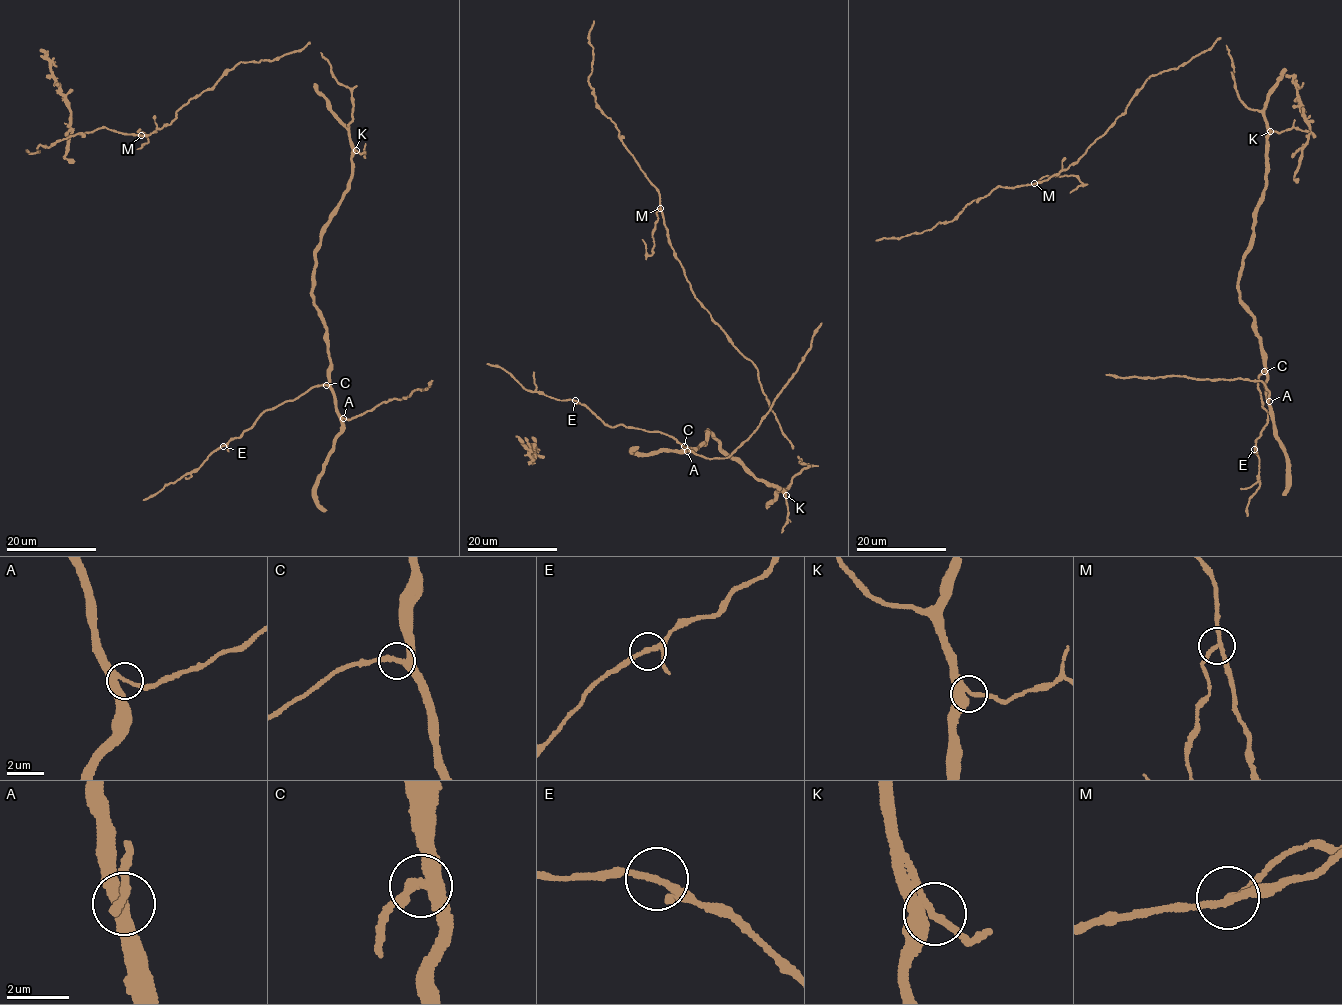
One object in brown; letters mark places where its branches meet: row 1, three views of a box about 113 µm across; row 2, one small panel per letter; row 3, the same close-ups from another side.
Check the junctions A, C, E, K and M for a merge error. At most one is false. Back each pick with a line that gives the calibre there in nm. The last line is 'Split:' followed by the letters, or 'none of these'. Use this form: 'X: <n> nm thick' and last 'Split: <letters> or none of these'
M: 200 nm thick
Split: M

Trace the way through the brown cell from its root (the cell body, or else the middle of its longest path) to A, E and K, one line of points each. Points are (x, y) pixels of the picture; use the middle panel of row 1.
A: (810, 466), (803, 468), (784, 491), (760, 480), (721, 451), (707, 430), (705, 444), (683, 448), (687, 451)
E: (810, 466), (784, 491), (721, 451), (707, 430), (705, 444), (684, 448), (659, 432), (610, 426), (575, 400)
K: (810, 466), (803, 468), (792, 479), (792, 483), (784, 490), (786, 495)

